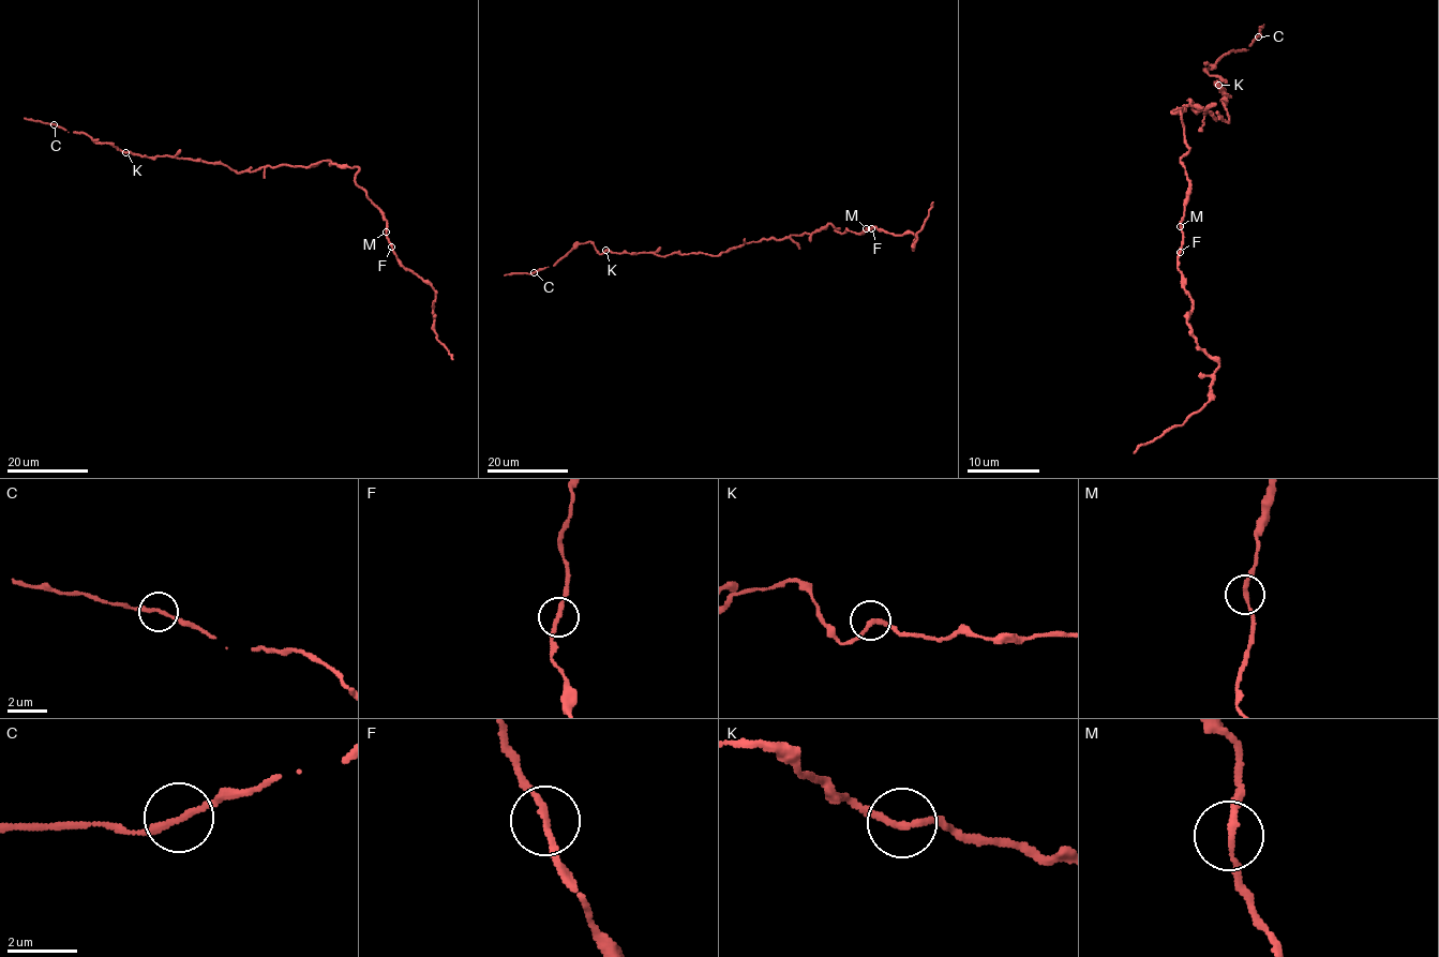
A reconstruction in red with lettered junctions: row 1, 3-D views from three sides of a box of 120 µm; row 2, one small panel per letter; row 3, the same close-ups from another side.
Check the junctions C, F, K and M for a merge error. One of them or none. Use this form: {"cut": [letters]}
{"cut": []}

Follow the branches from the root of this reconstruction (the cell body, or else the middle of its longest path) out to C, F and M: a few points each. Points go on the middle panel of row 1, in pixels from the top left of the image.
C: (788, 238), (751, 241), (717, 255), (599, 254), (587, 241), (576, 244), (553, 266), (534, 272)
F: (788, 238), (821, 230), (829, 224), (840, 234), (847, 228), (856, 234), (872, 228)
M: (788, 238), (821, 230), (829, 224), (840, 234), (847, 228), (862, 234), (866, 228)

